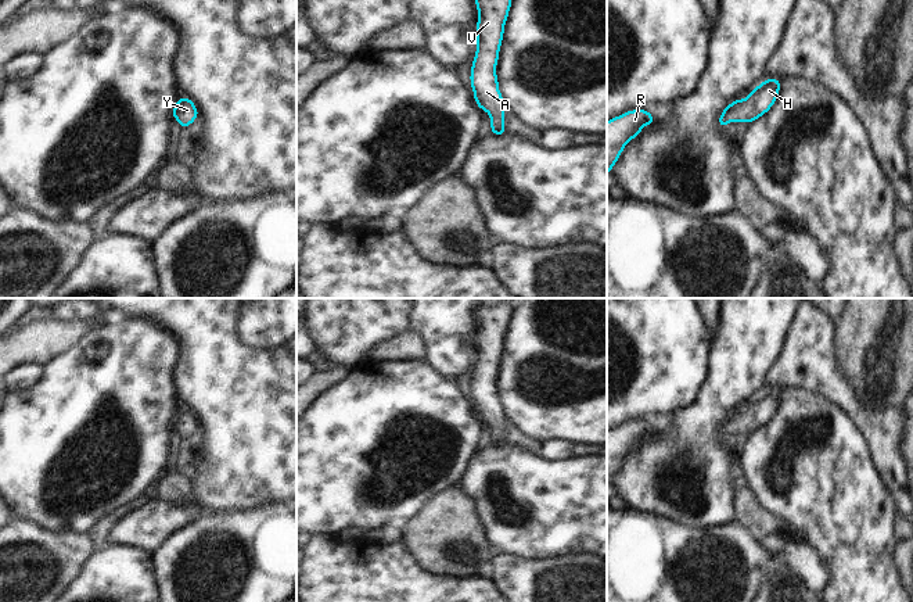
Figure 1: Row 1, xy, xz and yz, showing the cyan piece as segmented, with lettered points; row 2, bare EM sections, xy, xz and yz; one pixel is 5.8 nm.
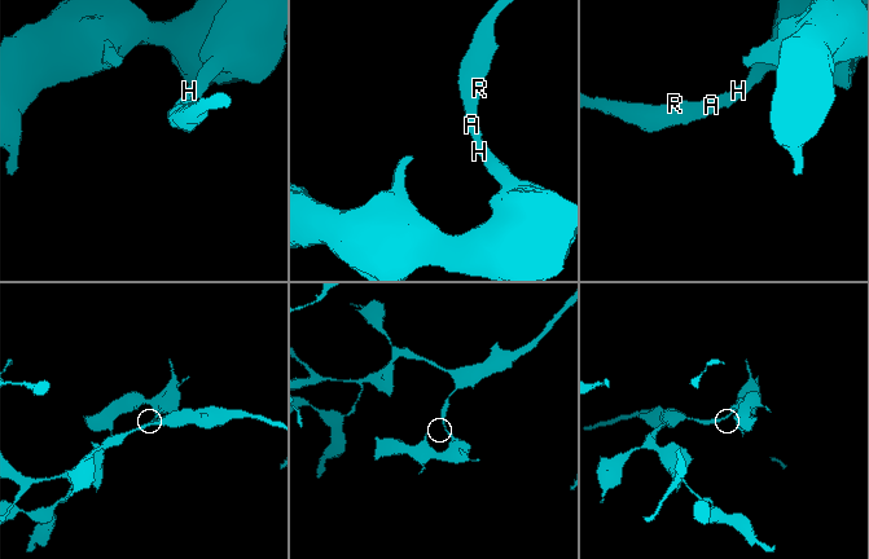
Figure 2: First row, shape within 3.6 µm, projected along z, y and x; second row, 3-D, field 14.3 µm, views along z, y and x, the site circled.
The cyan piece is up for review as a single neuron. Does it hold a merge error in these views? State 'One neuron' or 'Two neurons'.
One neuron.

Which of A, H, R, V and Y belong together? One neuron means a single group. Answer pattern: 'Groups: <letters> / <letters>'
Groups: A H R V Y.

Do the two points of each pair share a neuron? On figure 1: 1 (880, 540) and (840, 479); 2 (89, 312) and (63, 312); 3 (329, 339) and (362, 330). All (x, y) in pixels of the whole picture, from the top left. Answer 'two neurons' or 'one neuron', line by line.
1: one neuron
2: one neuron
3: one neuron

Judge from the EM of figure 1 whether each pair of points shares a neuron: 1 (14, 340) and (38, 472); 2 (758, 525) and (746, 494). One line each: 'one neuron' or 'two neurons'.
1: two neurons
2: one neuron

